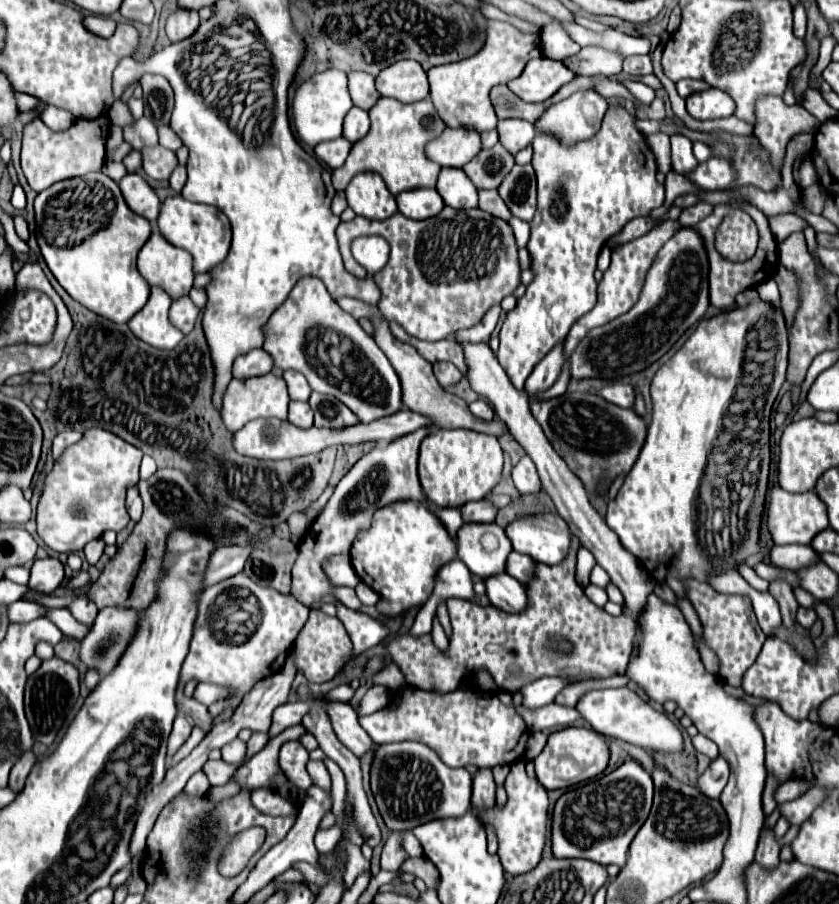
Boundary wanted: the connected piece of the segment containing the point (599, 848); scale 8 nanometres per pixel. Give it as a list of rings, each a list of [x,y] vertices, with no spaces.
[[[626,759],[618,769],[608,775],[602,775],[596,783],[580,785],[564,793],[552,815],[552,853],[558,859],[590,859],[600,865],[618,865],[626,863],[628,847],[644,825],[650,807],[652,807],[654,783],[650,773],[634,761]]]

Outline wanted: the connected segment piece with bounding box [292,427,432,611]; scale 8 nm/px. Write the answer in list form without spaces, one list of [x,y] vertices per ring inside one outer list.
[[[420,427],[412,431],[412,435],[404,435],[400,439],[394,439],[388,445],[376,445],[370,453],[366,453],[350,471],[348,475],[336,485],[334,495],[326,503],[322,515],[310,525],[304,541],[298,547],[298,559],[292,569],[292,595],[300,599],[306,607],[312,607],[312,603],[320,601],[322,595],[330,595],[334,599],[340,599],[346,607],[360,611],[362,603],[356,597],[354,589],[350,587],[332,587],[322,571],[322,561],[328,555],[336,553],[348,553],[350,543],[356,537],[360,529],[370,527],[372,513],[384,505],[390,505],[394,501],[404,501],[404,499],[414,499],[420,501],[424,499],[420,481],[418,481],[418,447],[422,439],[430,433],[430,427]]]

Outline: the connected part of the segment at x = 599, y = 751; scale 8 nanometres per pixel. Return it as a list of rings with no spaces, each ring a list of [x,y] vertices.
[[[568,727],[568,729],[552,733],[548,737],[544,751],[534,759],[536,779],[548,791],[566,789],[566,787],[572,787],[576,783],[582,783],[600,775],[608,765],[608,755],[610,755],[608,743],[600,733],[586,727]]]

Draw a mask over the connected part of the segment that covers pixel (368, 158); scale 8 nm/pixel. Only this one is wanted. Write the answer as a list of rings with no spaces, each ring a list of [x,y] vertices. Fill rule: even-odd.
[[[380,97],[376,105],[368,111],[368,115],[370,115],[368,135],[352,145],[350,155],[340,169],[331,171],[334,189],[344,191],[350,179],[364,171],[380,173],[380,177],[384,179],[392,195],[398,195],[410,189],[420,189],[420,187],[436,187],[436,179],[442,167],[426,159],[424,147],[446,127],[442,119],[436,115],[432,101],[422,99],[410,105],[410,103],[398,103],[396,99],[390,99],[390,97]]]

